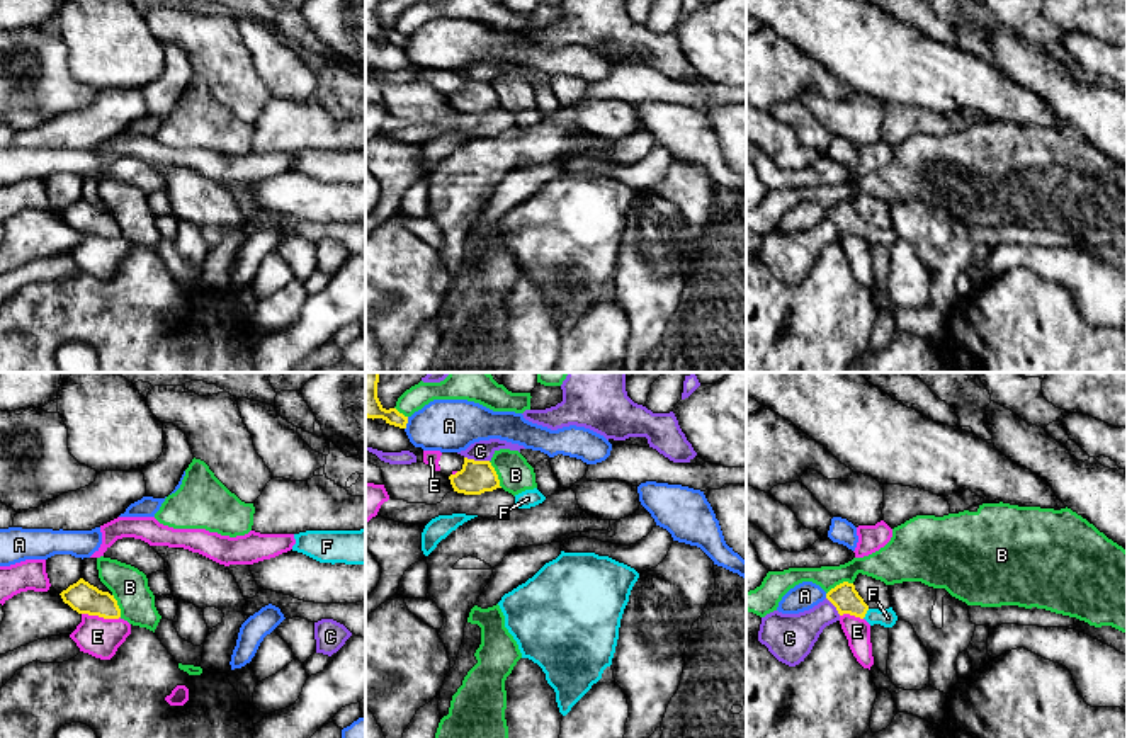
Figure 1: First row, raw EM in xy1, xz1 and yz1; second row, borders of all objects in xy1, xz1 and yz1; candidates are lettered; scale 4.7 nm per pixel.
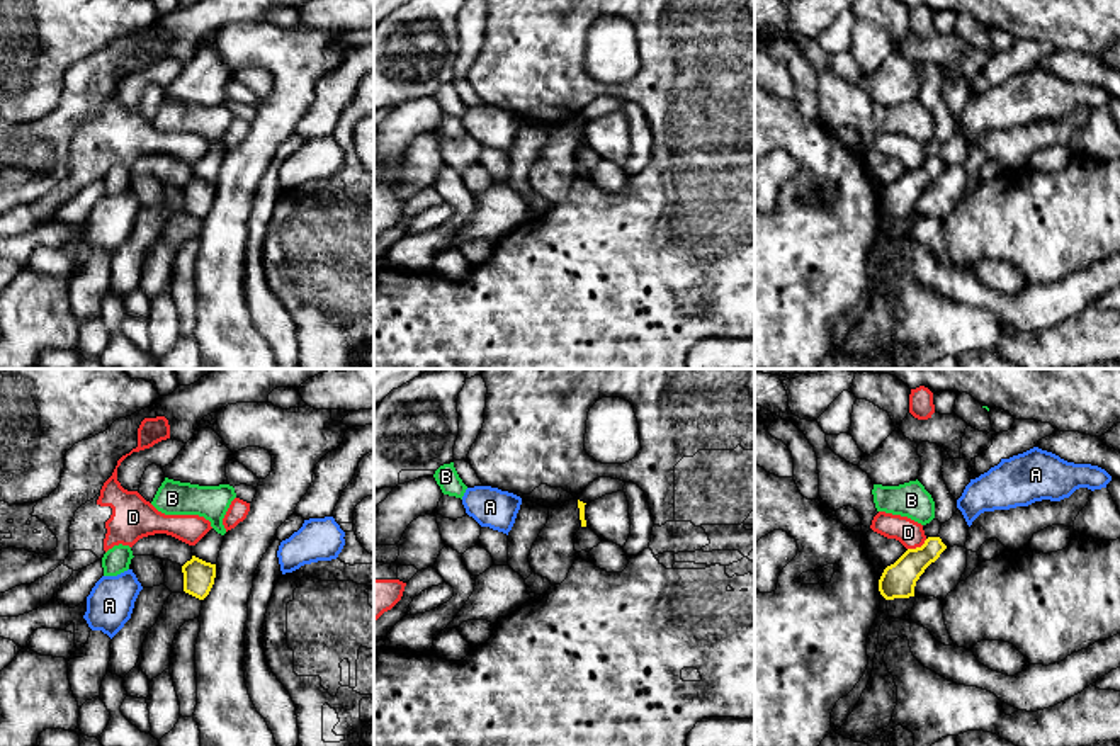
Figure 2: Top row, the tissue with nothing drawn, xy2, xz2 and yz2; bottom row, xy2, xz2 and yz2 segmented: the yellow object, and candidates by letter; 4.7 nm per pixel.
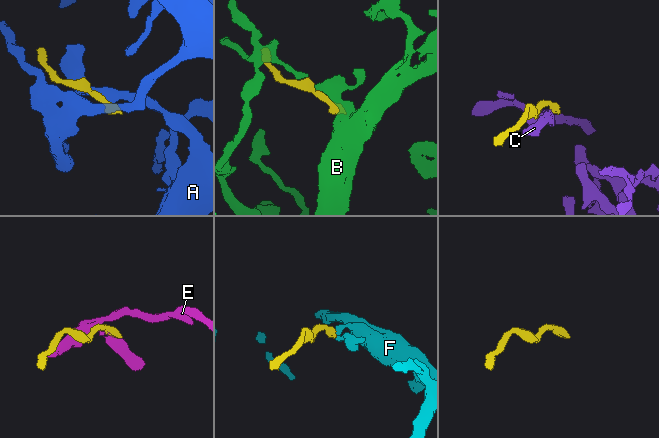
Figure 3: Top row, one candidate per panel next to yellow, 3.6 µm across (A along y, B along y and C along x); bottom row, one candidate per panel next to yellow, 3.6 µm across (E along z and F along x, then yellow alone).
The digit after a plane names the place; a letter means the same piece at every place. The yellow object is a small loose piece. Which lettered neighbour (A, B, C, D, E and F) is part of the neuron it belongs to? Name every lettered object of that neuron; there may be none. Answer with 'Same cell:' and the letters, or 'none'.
Same cell: F

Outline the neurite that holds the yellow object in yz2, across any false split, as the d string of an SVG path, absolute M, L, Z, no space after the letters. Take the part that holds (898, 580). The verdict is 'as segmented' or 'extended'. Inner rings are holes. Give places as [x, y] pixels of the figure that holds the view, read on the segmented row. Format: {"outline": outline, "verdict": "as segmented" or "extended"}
{"outline": "M928 537L921 547L908 549L879 579L885 600L914 596L914 586L925 569L947 549L940 537Z", "verdict": "as segmented"}

